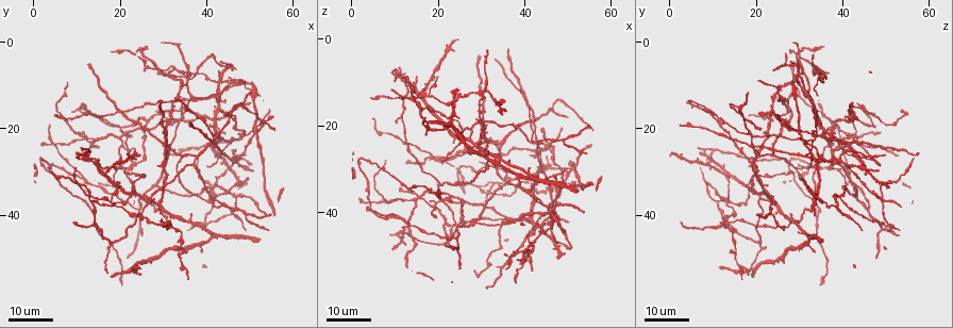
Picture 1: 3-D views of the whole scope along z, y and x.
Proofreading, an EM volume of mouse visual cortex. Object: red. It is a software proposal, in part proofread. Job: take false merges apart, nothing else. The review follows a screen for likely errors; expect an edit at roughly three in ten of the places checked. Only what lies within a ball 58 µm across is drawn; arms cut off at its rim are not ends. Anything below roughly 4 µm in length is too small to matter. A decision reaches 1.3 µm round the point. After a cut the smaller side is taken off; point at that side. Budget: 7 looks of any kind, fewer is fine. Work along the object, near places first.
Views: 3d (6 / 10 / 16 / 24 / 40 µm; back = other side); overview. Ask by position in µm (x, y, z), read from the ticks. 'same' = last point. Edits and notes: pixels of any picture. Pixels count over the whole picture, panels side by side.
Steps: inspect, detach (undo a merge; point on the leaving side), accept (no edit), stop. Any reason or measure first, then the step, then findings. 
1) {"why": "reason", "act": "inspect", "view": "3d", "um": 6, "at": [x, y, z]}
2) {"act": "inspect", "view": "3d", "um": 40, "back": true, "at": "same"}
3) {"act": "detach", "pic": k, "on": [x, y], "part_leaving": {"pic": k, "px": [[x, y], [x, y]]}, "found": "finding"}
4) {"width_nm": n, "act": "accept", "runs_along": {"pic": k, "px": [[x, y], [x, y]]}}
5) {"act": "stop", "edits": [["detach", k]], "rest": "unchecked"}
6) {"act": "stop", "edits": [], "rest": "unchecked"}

{"why": "two arms in line, one across", "act": "inspect", "view": "3d", "um": 16, "at": [24.5, 39.0, 46.0]}

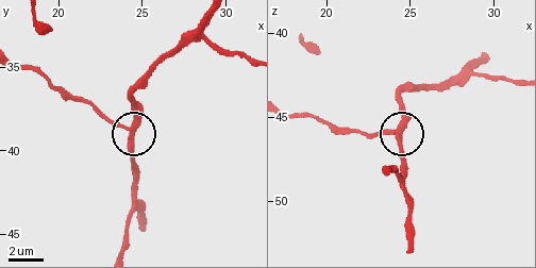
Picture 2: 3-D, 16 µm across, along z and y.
{"act": "inspect", "view": "3d", "um": 6, "at": [24.2, 39.0, 45.9]}

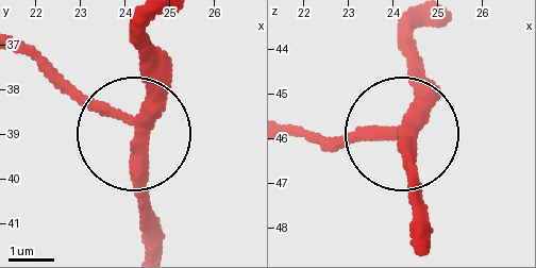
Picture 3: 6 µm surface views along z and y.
{"side_arm_um": 14, "act": "accept", "runs_along": {"pic": 3, "px": [[149, 27], [133, 141], [145, 244]]}, "found": "all the same neuron"}

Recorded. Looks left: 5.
{"why": "arms part here", "act": "inspect", "view": "3d", "um": 24, "at": [29.0, 38.0, 24.5]}

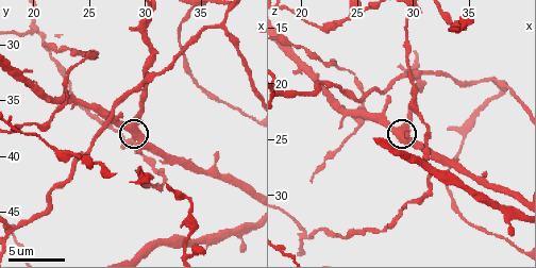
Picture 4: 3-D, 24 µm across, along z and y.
{"act": "inspect", "view": "3d", "um": 6, "at": "same"}

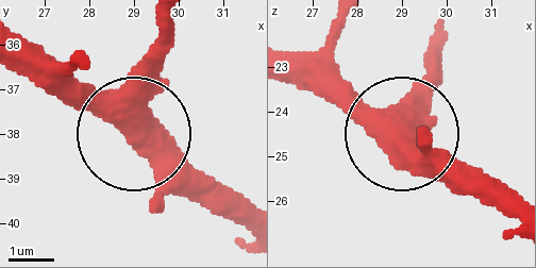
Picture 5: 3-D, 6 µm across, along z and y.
{"side_arm_um": 53, "act": "accept", "runs_along": {"pic": 5, "px": [[21, 37], [102, 95], [223, 216]]}, "found": "continuous, no second neuron"}

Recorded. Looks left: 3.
{"why": "small branch off a trunk", "act": "inspect", "view": "3d", "um": 24, "at": [13.5, 37.0, 10.5]}

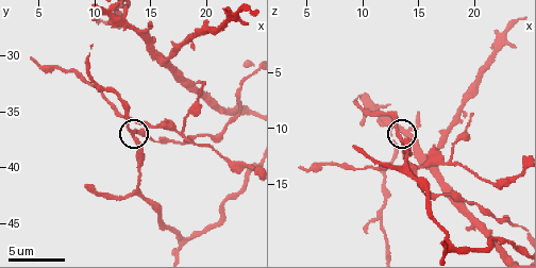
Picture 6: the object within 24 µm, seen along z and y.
{"why": "zoom in", "act": "inspect", "view": "3d", "um": 6, "at": [13.4, 37.0, 11.2]}

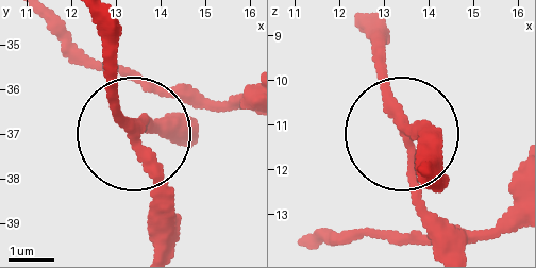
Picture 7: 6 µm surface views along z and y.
{"width_nm": 200, "act": "accept", "runs_along": {"pic": 7, "px": [[158, 241], [158, 173], [116, 104], [113, 39]]}, "found": "one neuron here"}

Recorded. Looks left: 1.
{"why": "thin arm on a thick one", "act": "inspect", "view": "3d", "um": 10, "at": [18.0, 37.0, 13.0]}

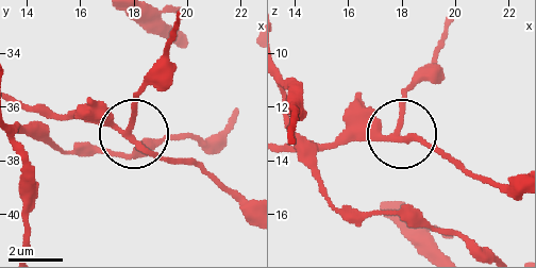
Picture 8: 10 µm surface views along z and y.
{"act": "accept", "found": "continuous, no second neuron"}

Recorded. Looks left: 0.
{"act": "stop", "edits": [], "rest": "unchecked"}

